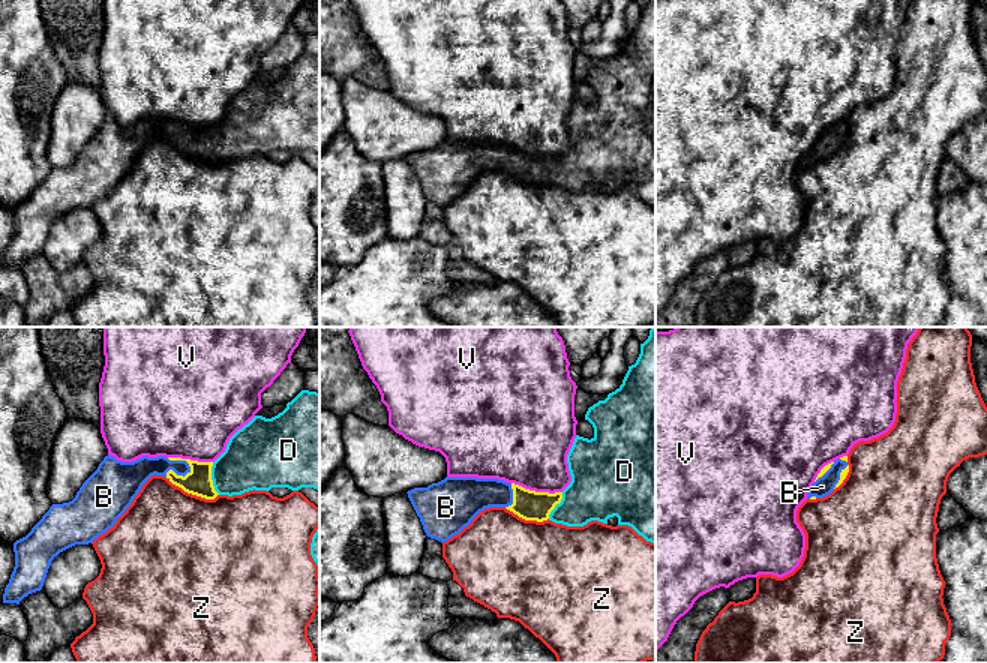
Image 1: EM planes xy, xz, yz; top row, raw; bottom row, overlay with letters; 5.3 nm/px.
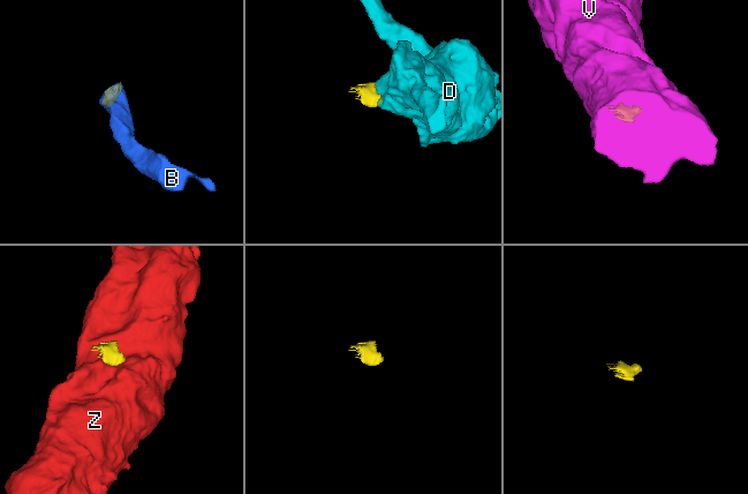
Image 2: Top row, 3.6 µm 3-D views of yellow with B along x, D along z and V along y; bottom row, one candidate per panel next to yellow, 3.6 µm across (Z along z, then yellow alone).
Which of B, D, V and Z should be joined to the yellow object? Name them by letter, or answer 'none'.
B, D

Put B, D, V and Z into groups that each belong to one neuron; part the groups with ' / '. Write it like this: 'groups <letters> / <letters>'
groups B D / V / Z

